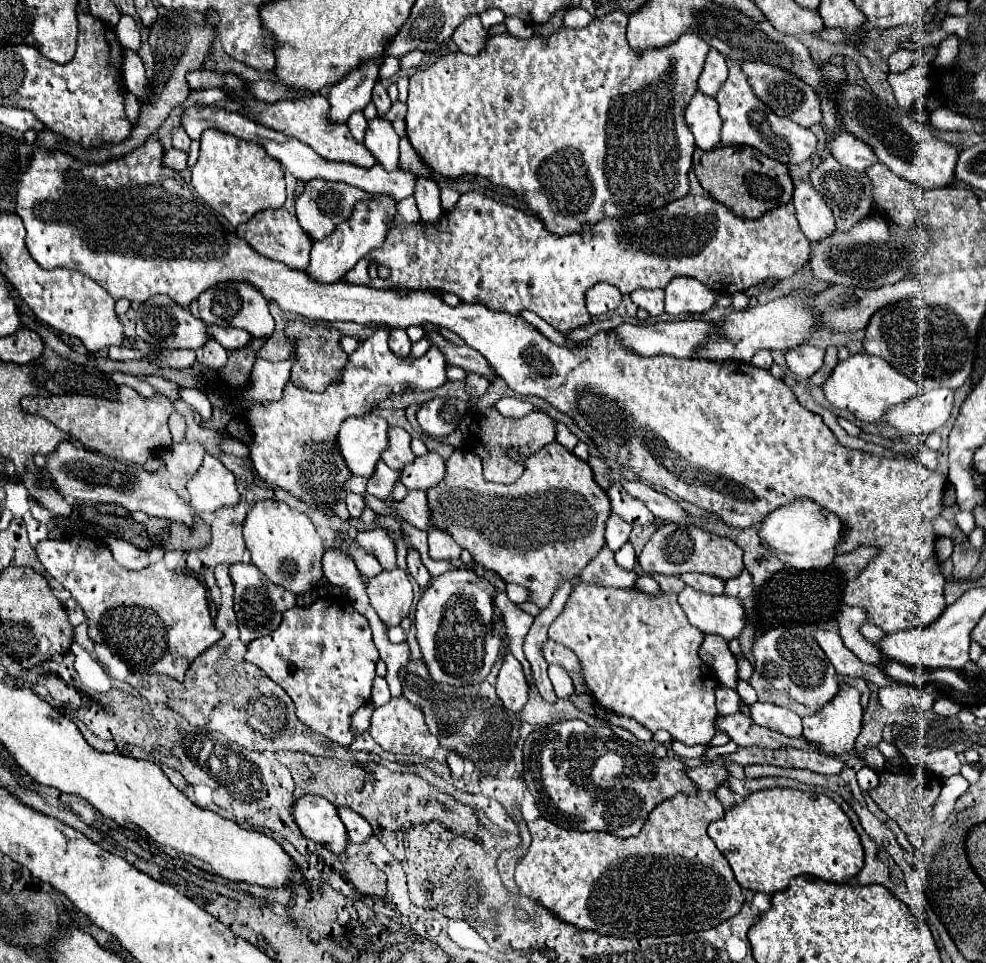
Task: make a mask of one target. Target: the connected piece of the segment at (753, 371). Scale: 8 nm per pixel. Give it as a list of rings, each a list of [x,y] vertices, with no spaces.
[[[154,136],[130,154],[104,164],[84,164],[74,156],[48,152],[34,144],[28,166],[24,168],[18,184],[16,214],[26,226],[26,248],[36,264],[44,270],[68,268],[84,272],[108,290],[114,300],[128,298],[132,302],[144,302],[154,294],[166,294],[180,306],[188,306],[200,292],[216,282],[244,280],[256,286],[282,310],[300,314],[308,320],[342,320],[382,324],[388,328],[426,324],[448,328],[462,336],[470,348],[476,348],[514,392],[544,398],[554,408],[574,418],[576,424],[596,442],[600,454],[634,472],[642,482],[666,488],[678,498],[718,514],[726,524],[740,528],[760,526],[760,520],[764,520],[768,512],[798,498],[816,500],[822,508],[834,512],[848,530],[848,536],[844,532],[842,542],[836,546],[838,554],[852,552],[862,544],[882,550],[856,580],[846,584],[844,604],[866,608],[870,622],[886,634],[914,626],[928,626],[938,618],[936,614],[944,612],[946,602],[942,588],[946,580],[940,574],[938,560],[934,556],[936,532],[932,530],[930,520],[942,510],[946,476],[926,470],[914,456],[898,454],[898,458],[888,460],[844,448],[836,440],[834,432],[824,424],[822,416],[800,406],[792,390],[766,368],[752,368],[752,364],[738,360],[680,360],[664,354],[636,356],[636,352],[630,352],[620,344],[614,330],[596,332],[586,344],[568,348],[564,344],[552,344],[552,340],[540,336],[540,332],[520,316],[496,312],[478,302],[460,302],[456,308],[450,308],[442,298],[428,290],[398,296],[392,290],[376,290],[348,282],[316,284],[314,280],[308,280],[302,270],[292,270],[256,254],[230,228],[224,228],[210,208],[198,202],[194,194],[190,198],[190,188],[182,176],[176,170],[164,168],[162,158],[164,148]]]

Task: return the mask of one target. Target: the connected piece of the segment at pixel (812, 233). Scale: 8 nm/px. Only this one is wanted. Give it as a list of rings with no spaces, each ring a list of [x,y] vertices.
[[[800,182],[794,188],[792,202],[796,206],[800,228],[810,244],[814,244],[816,240],[824,240],[824,236],[832,236],[834,230],[832,210],[824,204],[822,196],[812,188],[810,182]]]

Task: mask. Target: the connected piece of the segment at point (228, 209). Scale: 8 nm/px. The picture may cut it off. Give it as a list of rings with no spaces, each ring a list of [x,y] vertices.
[[[206,130],[200,138],[200,158],[192,168],[192,186],[198,196],[220,212],[232,226],[248,222],[256,212],[280,208],[286,200],[282,166],[258,144],[220,130]]]

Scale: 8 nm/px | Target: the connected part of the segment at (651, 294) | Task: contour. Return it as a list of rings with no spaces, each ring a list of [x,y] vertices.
[[[636,290],[630,294],[638,308],[650,312],[650,316],[660,316],[664,312],[664,290]]]

